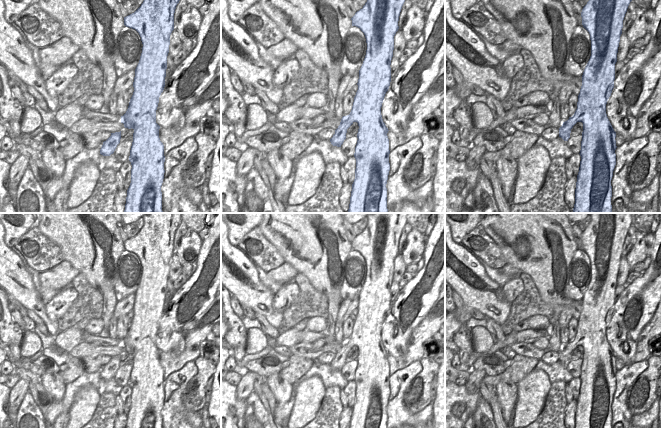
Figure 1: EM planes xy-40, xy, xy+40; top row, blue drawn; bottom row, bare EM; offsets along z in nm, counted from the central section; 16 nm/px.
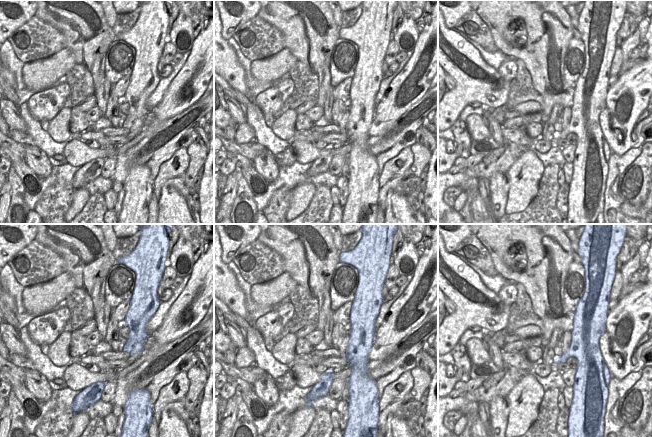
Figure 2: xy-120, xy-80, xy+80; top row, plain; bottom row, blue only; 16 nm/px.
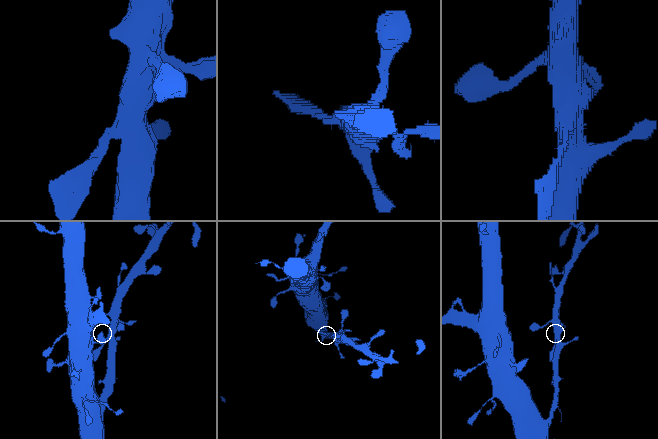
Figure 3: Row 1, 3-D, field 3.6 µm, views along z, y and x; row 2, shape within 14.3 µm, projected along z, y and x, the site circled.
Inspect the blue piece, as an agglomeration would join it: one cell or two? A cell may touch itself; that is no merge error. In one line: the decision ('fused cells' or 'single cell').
fused cells

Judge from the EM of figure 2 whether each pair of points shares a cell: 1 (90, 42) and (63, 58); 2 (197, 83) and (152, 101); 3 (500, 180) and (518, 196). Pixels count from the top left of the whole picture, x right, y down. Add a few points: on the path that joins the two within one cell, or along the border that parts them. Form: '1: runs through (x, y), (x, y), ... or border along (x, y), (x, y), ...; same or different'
1: border along (67, 47), (73, 53), (76, 62); different
2: border along (174, 77), (162, 99), (151, 111); different
3: border along (507, 172), (509, 187), (508, 199), (504, 210); different

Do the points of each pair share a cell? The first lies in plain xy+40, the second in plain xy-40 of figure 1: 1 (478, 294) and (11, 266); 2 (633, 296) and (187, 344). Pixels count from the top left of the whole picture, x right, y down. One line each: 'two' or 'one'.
1: one
2: two

